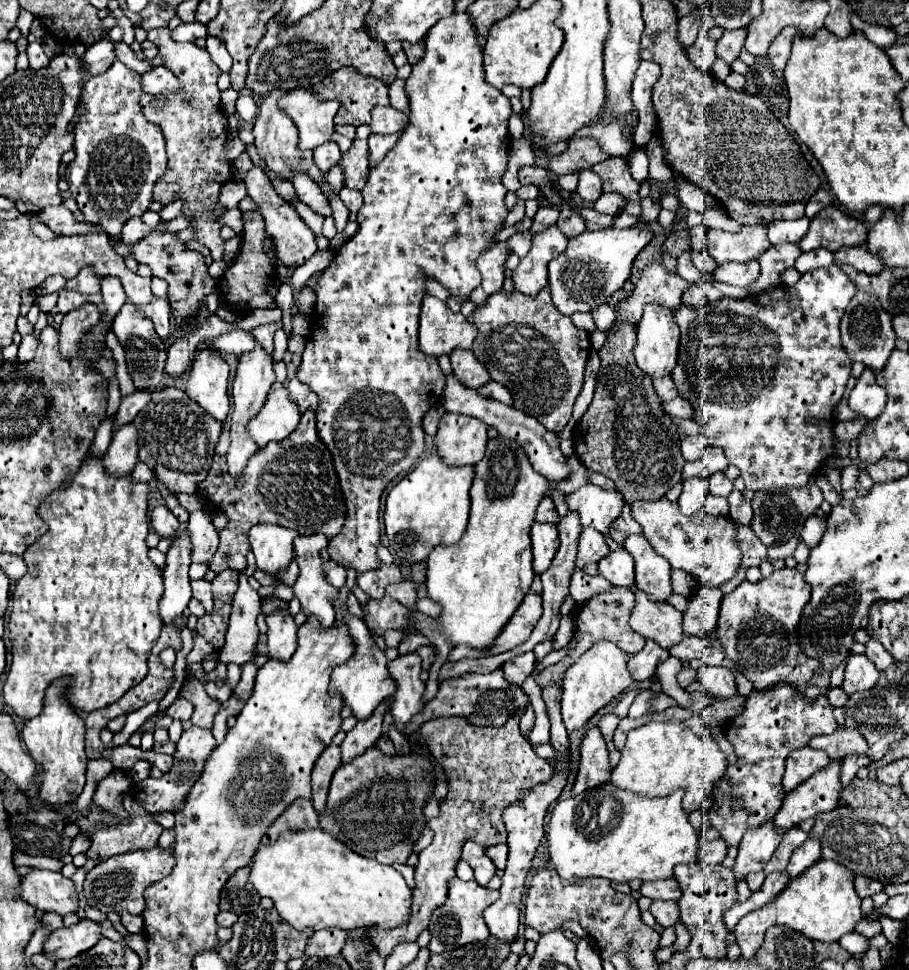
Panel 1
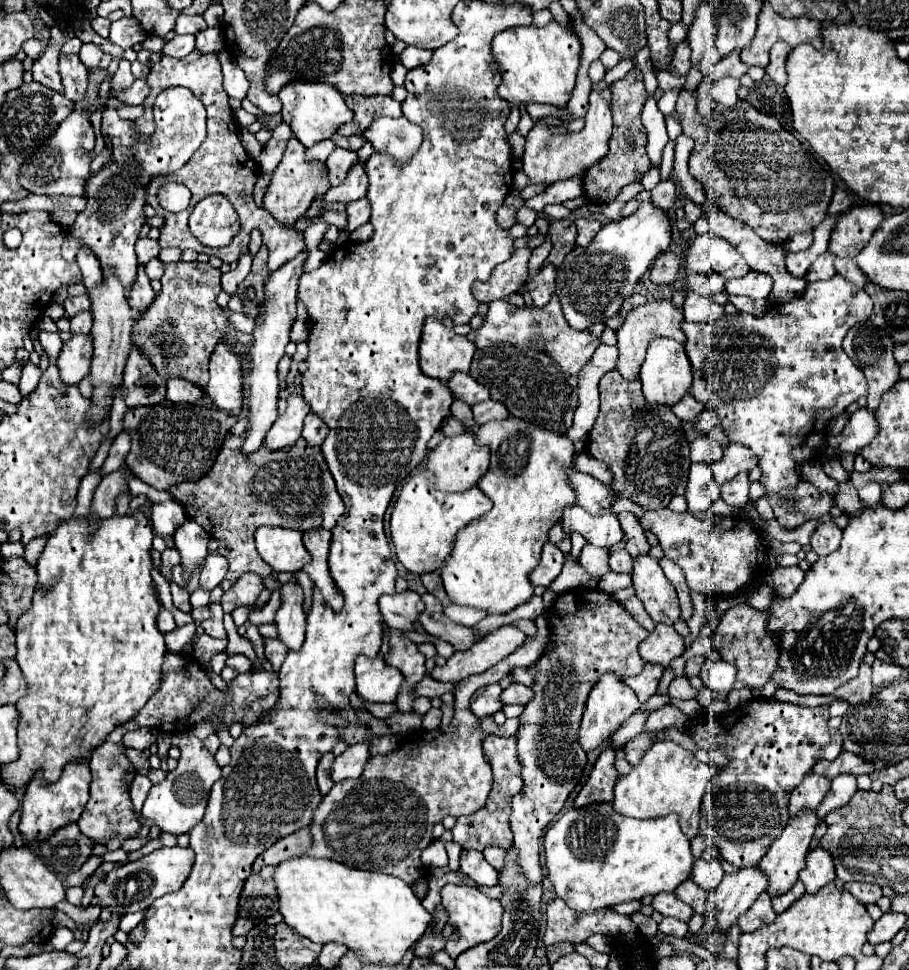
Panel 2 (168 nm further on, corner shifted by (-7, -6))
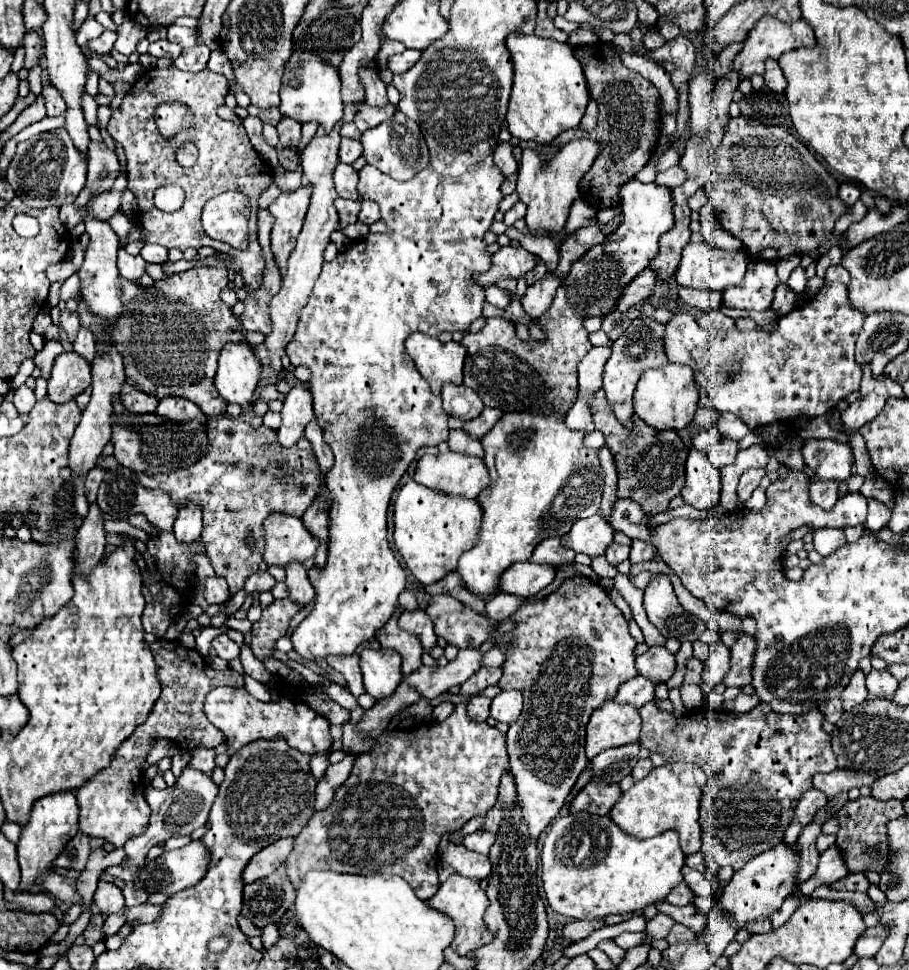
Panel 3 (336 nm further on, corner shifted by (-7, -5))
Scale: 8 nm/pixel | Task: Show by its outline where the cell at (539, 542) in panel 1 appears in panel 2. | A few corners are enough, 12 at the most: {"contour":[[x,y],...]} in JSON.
{"contour":[[545,543],[531,583],[549,587],[561,573],[563,553]]}

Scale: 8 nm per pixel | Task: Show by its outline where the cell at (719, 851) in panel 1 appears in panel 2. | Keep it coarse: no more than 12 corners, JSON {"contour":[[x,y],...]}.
{"contour":[[699,859],[693,863],[691,879],[713,891],[723,869],[719,859]]}

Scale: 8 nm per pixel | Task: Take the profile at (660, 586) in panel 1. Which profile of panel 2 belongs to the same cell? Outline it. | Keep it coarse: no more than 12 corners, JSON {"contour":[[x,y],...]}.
{"contour":[[641,555],[633,585],[655,623],[681,617],[677,591],[661,565]]}

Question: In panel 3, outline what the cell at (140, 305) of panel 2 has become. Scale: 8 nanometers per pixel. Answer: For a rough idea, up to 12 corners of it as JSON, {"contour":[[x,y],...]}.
{"contour":[[119,250],[117,266],[125,280],[139,284],[147,262]]}

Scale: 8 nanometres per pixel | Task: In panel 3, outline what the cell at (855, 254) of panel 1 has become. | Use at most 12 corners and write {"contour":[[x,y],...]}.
{"contour":[[841,264],[829,266],[825,276],[829,282],[849,284],[851,280]]}

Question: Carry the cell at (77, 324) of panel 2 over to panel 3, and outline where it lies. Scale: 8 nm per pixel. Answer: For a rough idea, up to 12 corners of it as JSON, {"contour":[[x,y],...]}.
{"contour":[[79,328],[73,350],[91,362],[95,338],[91,330]]}

